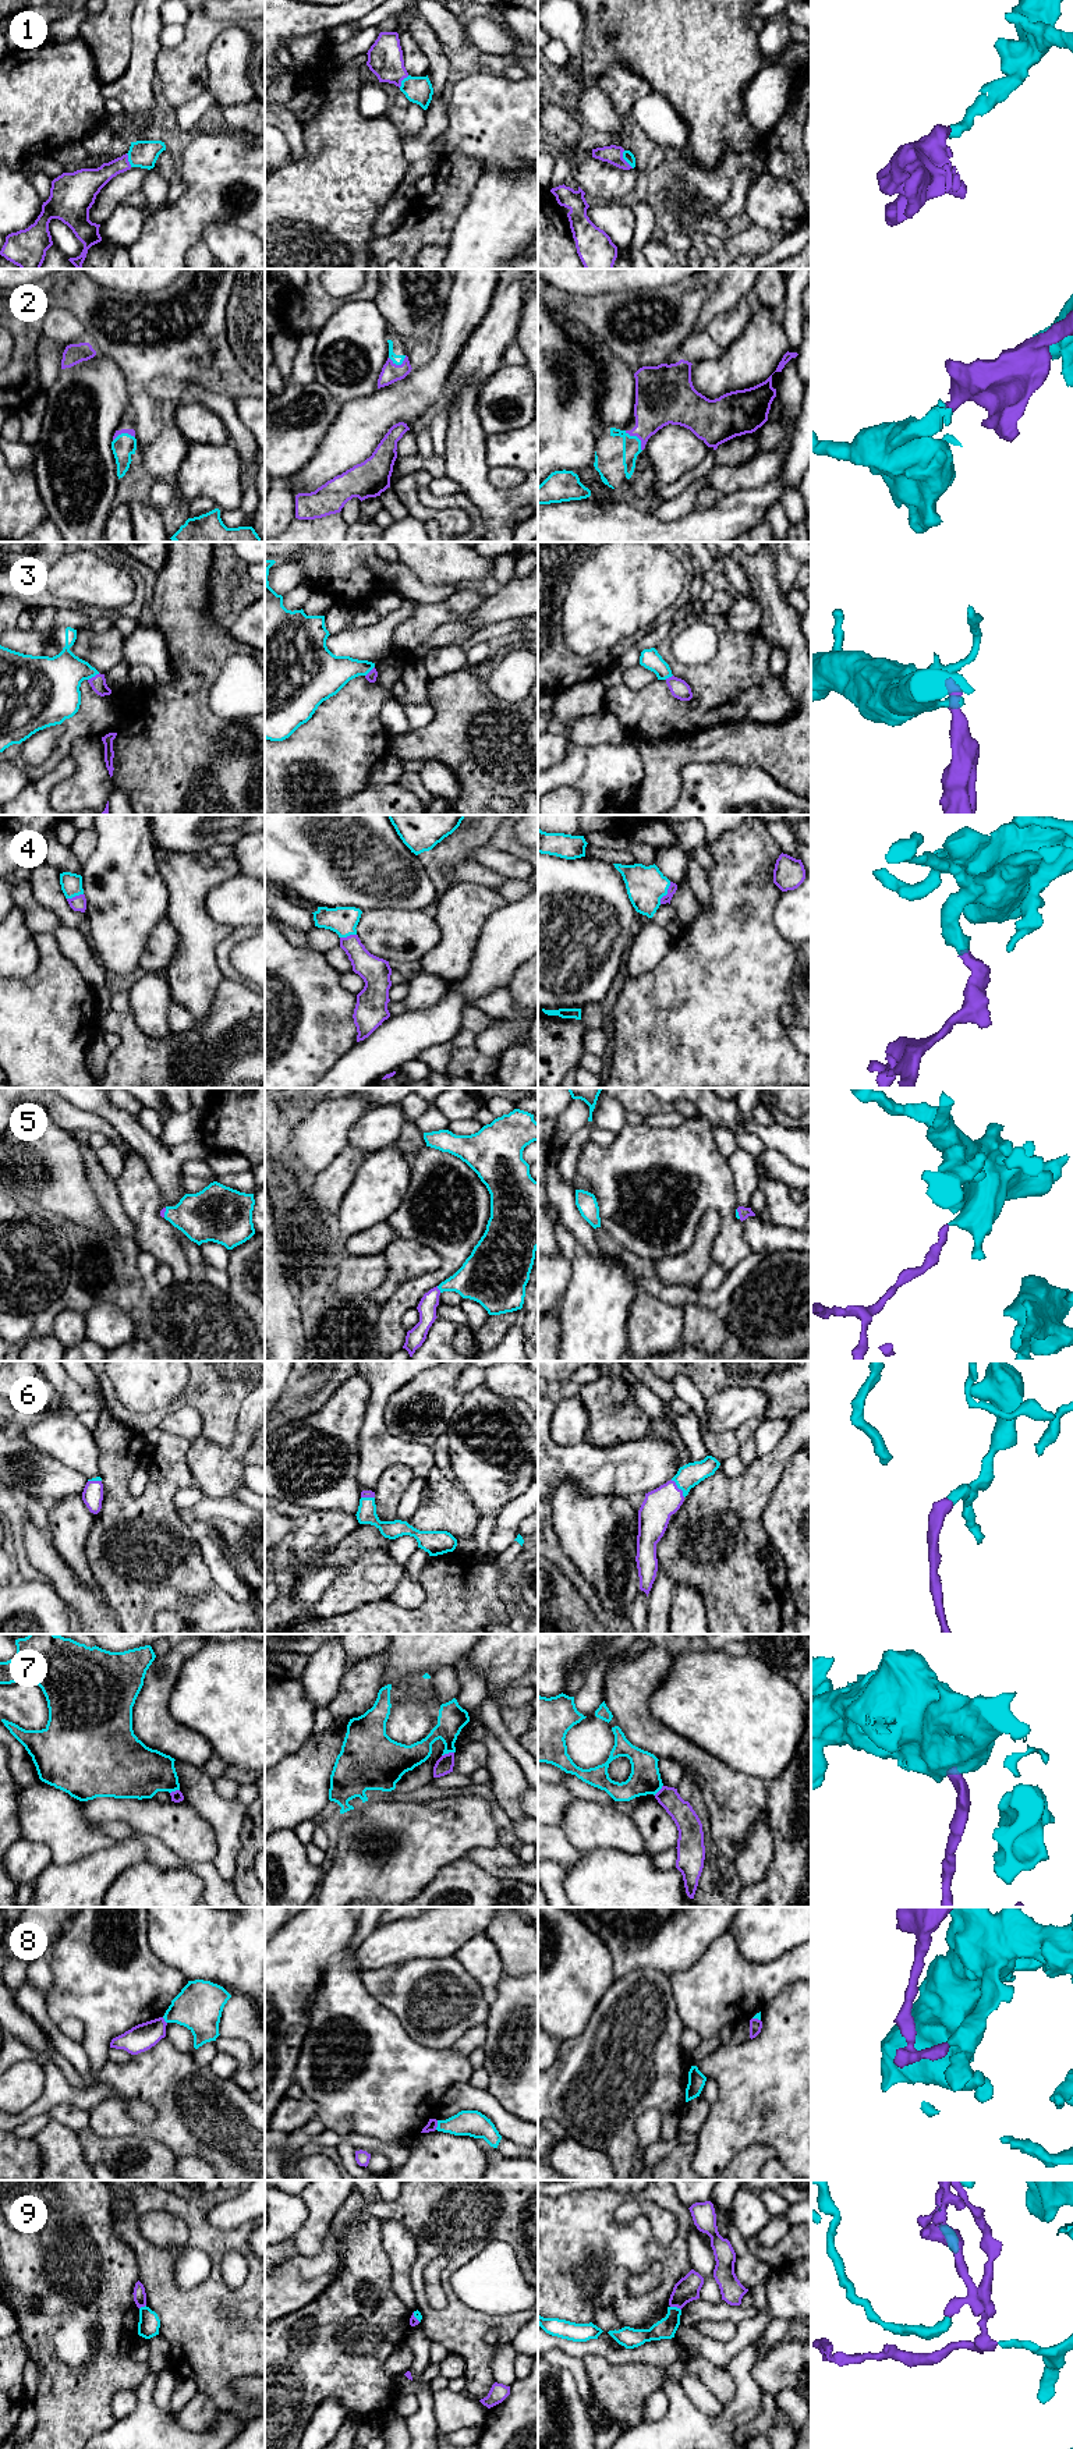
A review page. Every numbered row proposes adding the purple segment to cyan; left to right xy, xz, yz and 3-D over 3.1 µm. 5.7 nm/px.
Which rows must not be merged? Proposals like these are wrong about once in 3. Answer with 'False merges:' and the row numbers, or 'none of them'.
False merges: 7, 8, 9

